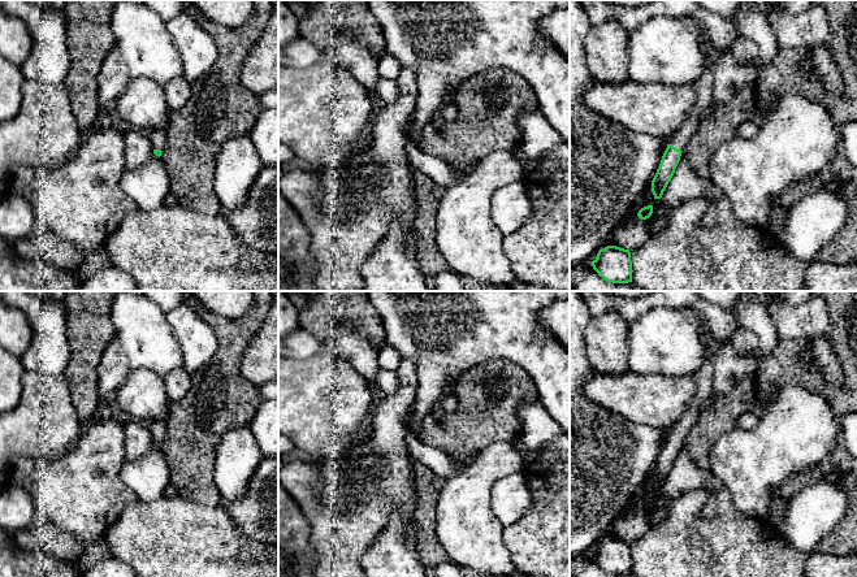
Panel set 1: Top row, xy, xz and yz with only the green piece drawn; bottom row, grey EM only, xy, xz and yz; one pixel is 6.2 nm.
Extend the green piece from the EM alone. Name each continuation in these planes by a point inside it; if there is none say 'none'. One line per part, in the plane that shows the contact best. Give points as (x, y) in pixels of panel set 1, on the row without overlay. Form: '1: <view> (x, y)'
1: yz (705, 376)

